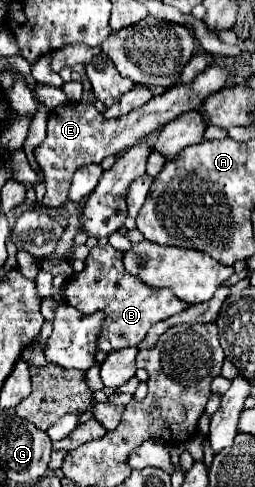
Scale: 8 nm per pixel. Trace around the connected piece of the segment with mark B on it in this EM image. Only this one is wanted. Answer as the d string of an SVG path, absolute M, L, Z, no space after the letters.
M111 244L91 248L85 260L85 268L73 278L69 278L61 290L63 300L69 306L77 308L79 312L83 314L93 314L97 310L105 312L103 332L97 340L97 348L105 352L137 346L155 322L167 320L189 308L183 306L183 302L179 302L179 298L175 298L175 294L171 294L167 288L151 290L151 286L143 286L143 282L131 278L131 274L123 270L123 252L115 250Z

